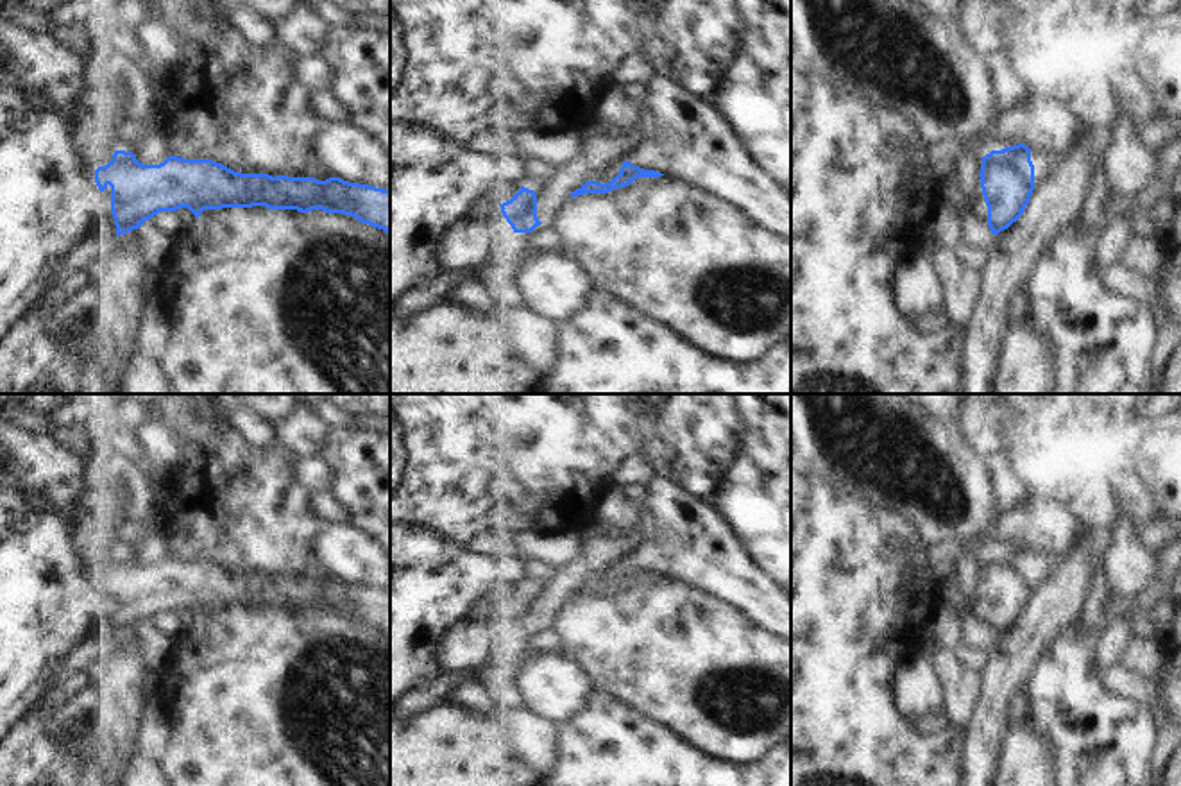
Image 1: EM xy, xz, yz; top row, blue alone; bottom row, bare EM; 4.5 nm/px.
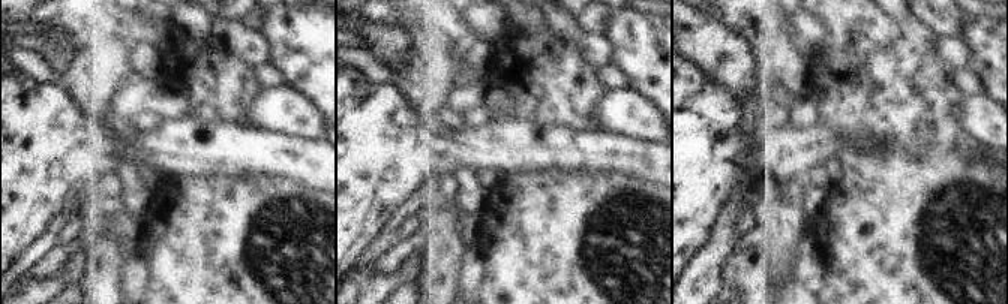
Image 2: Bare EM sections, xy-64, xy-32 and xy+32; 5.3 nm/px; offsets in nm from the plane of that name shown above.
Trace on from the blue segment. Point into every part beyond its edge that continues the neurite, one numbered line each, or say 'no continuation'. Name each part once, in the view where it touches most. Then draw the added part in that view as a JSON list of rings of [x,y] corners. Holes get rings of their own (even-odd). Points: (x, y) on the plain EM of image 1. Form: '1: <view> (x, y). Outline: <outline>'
1: xy (50, 609). Outline: [[[0,485],[0,741],[55,671],[77,664],[95,641],[116,637],[111,587],[100,593],[95,584],[95,571],[113,555],[79,548],[64,517],[30,510],[16,491]]]

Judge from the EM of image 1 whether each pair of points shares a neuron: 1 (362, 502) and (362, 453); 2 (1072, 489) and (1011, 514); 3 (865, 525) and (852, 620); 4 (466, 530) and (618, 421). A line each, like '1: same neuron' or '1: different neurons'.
1: same neuron
2: different neurons
3: same neuron
4: same neuron

